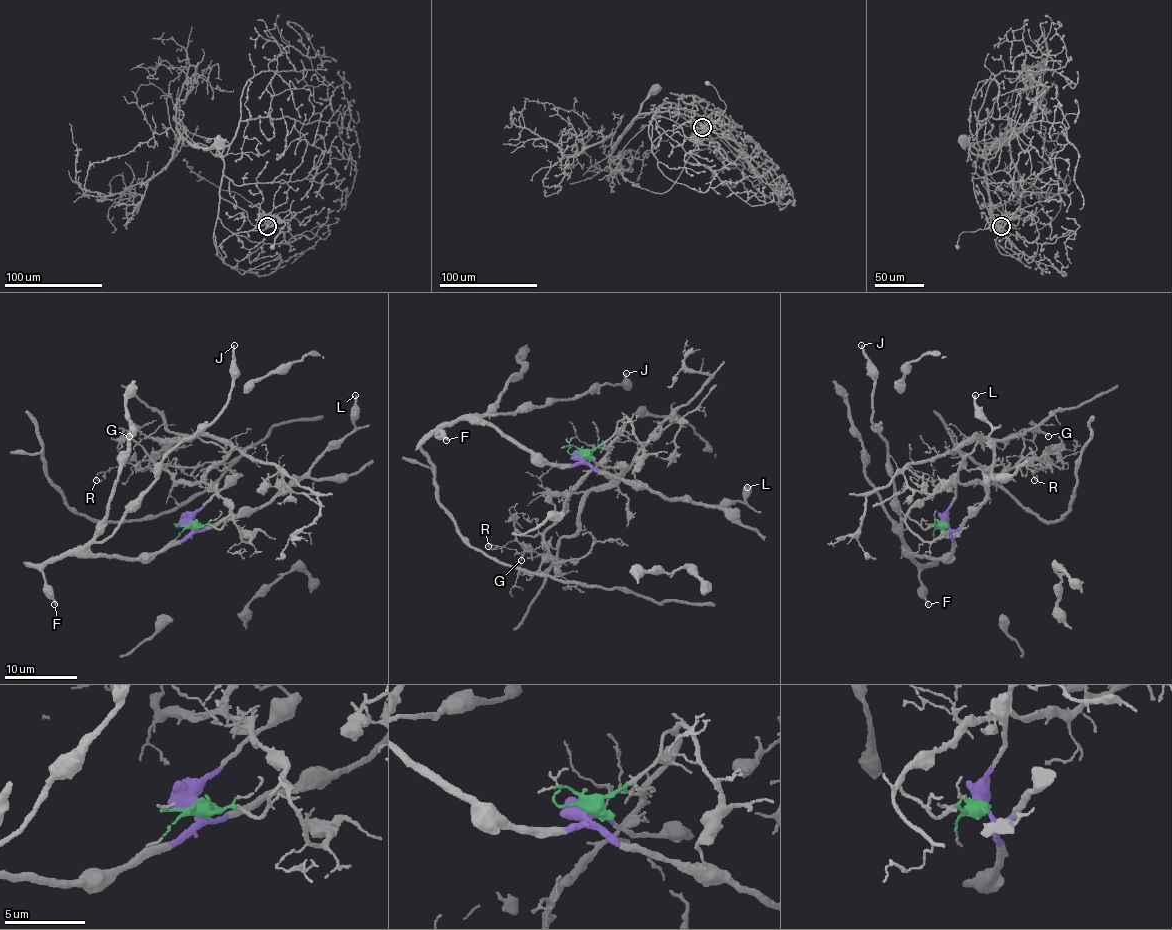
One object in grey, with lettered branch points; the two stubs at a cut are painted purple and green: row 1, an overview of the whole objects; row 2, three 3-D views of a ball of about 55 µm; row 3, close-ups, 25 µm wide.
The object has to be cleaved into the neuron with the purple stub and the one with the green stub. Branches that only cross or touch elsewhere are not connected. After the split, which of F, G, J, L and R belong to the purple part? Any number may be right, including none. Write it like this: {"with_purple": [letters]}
{"with_purple": ["F", "J", "L"]}

